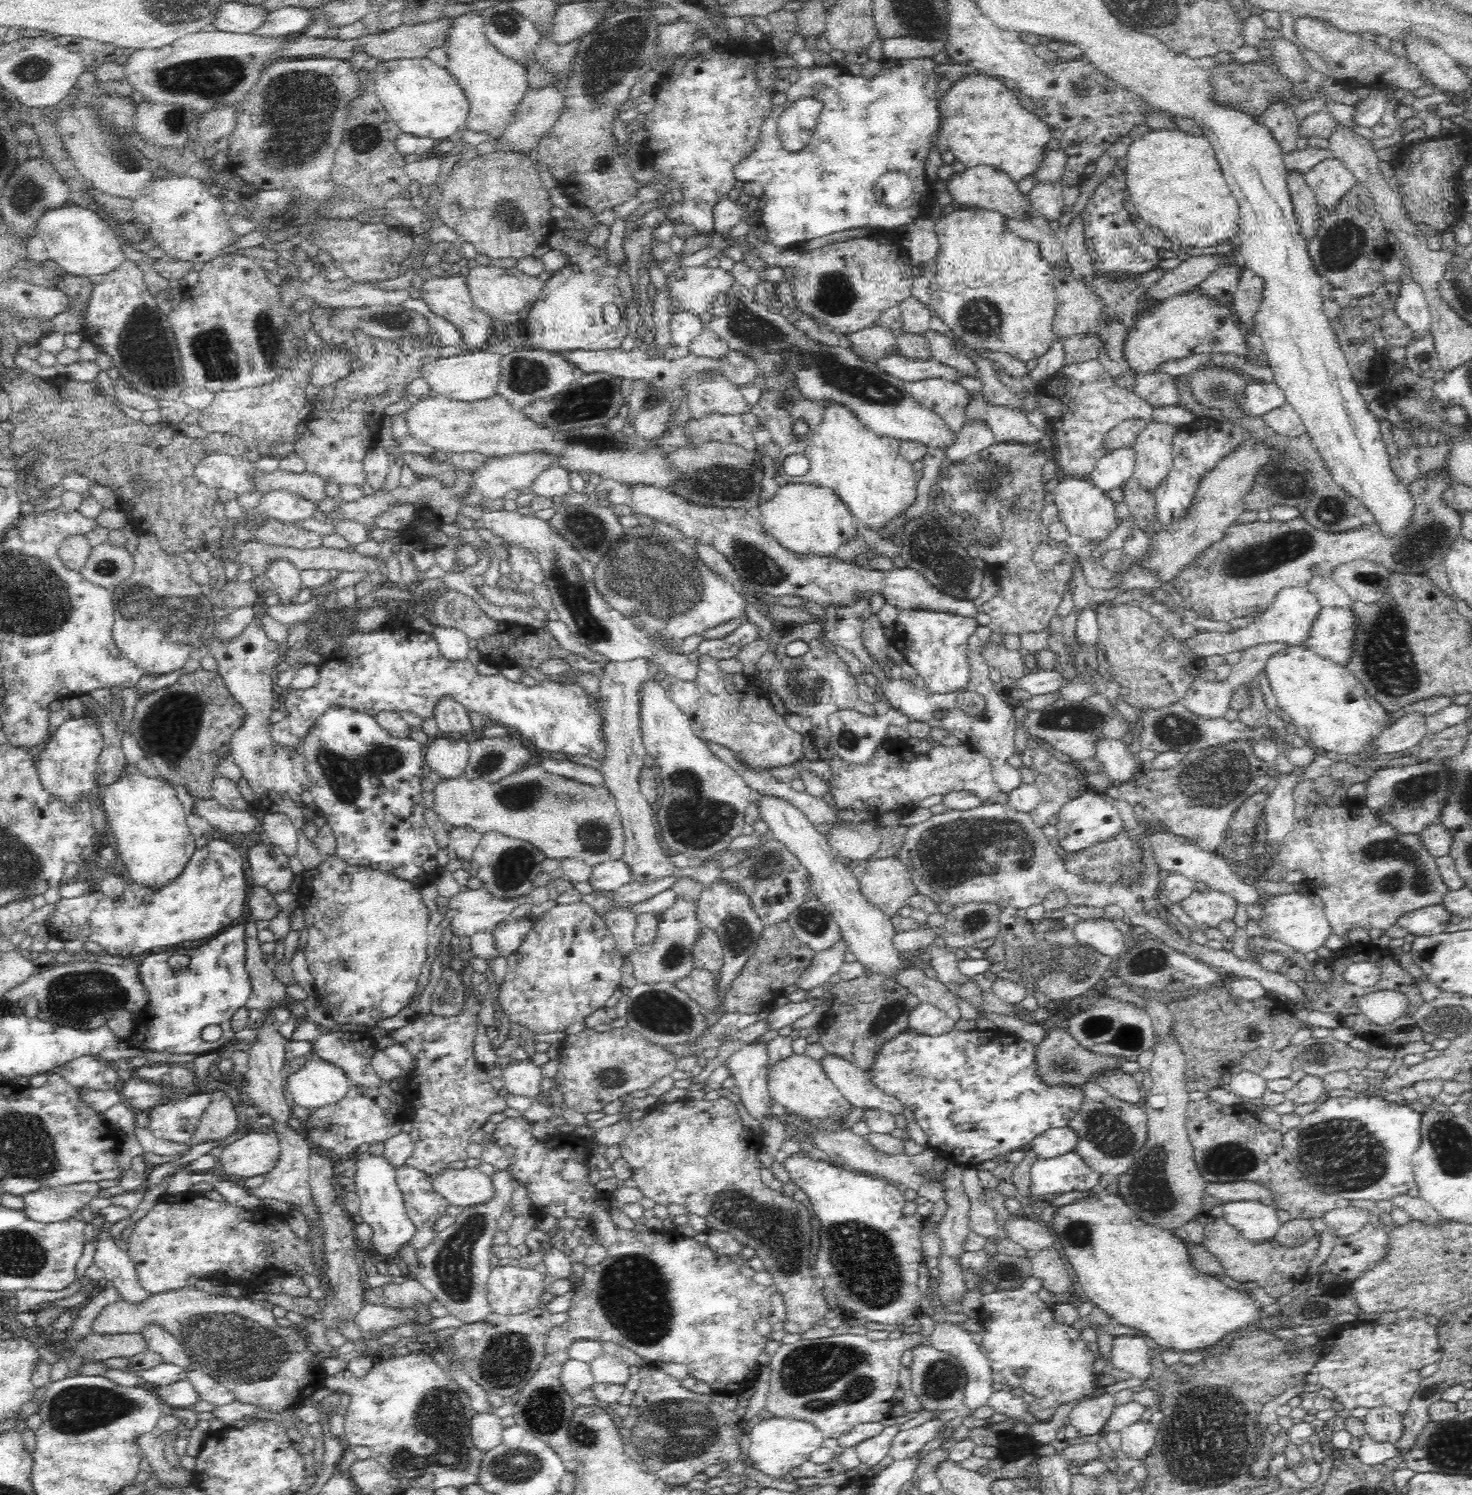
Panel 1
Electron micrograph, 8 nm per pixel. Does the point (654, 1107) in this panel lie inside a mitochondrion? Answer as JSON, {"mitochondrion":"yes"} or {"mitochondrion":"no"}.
{"mitochondrion":"no"}

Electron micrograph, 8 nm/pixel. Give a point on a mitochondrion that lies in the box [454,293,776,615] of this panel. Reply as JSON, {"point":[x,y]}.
{"point":[718,484]}

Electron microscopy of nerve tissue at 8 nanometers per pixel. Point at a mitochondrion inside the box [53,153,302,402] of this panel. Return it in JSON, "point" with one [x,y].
{"point":[142,343]}

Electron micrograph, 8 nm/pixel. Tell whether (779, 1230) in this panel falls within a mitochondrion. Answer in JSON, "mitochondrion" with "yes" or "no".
{"mitochondrion":"yes"}

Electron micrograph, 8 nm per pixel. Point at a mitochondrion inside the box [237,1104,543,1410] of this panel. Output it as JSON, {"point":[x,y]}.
{"point":[452,1265]}

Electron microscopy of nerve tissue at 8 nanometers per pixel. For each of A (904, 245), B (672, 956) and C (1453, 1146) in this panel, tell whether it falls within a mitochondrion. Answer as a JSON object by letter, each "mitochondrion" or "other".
{"A":"other","B":"mitochondrion","C":"mitochondrion"}

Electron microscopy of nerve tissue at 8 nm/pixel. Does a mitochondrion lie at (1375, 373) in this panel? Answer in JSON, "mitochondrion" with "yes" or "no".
{"mitochondrion":"no"}

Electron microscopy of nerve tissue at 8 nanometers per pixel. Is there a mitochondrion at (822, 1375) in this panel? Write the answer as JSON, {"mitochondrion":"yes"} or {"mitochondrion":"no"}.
{"mitochondrion":"yes"}

